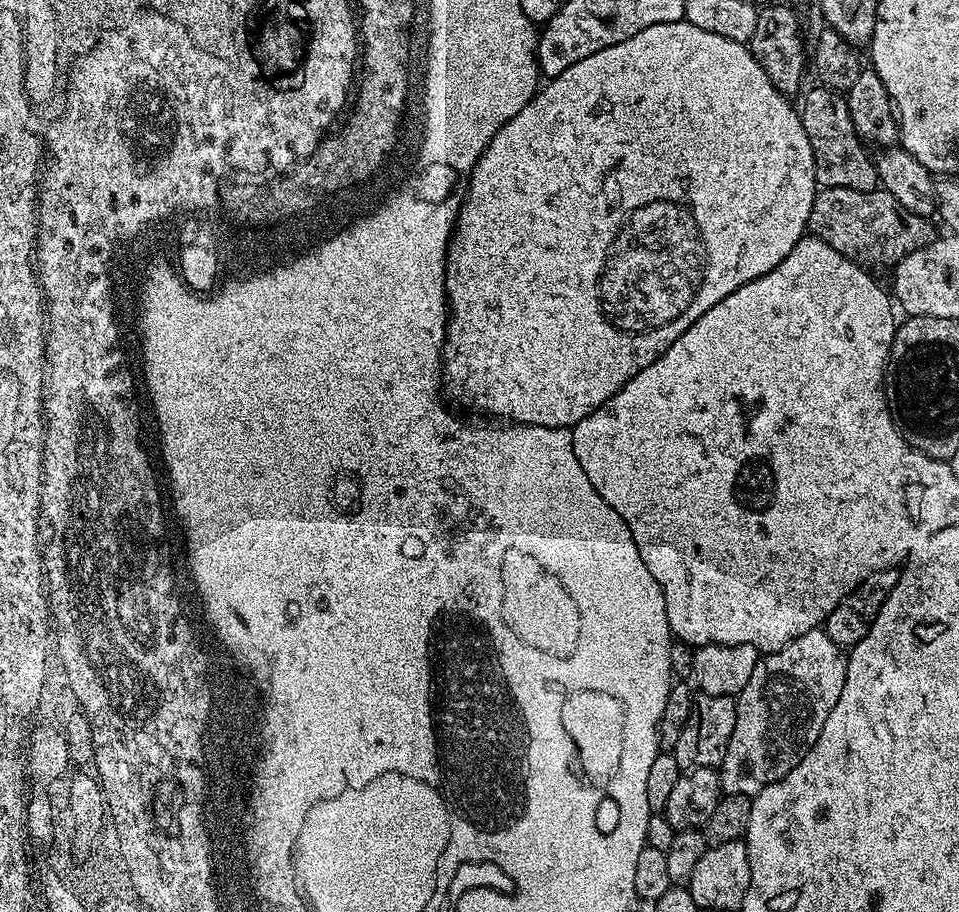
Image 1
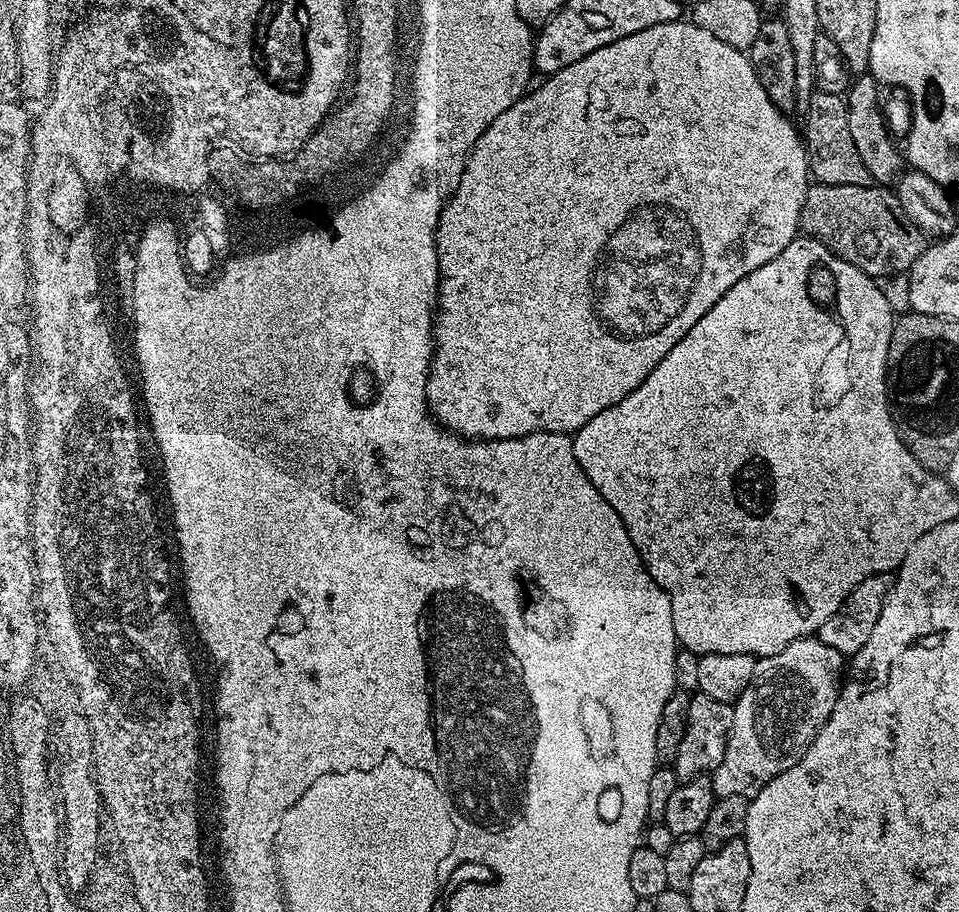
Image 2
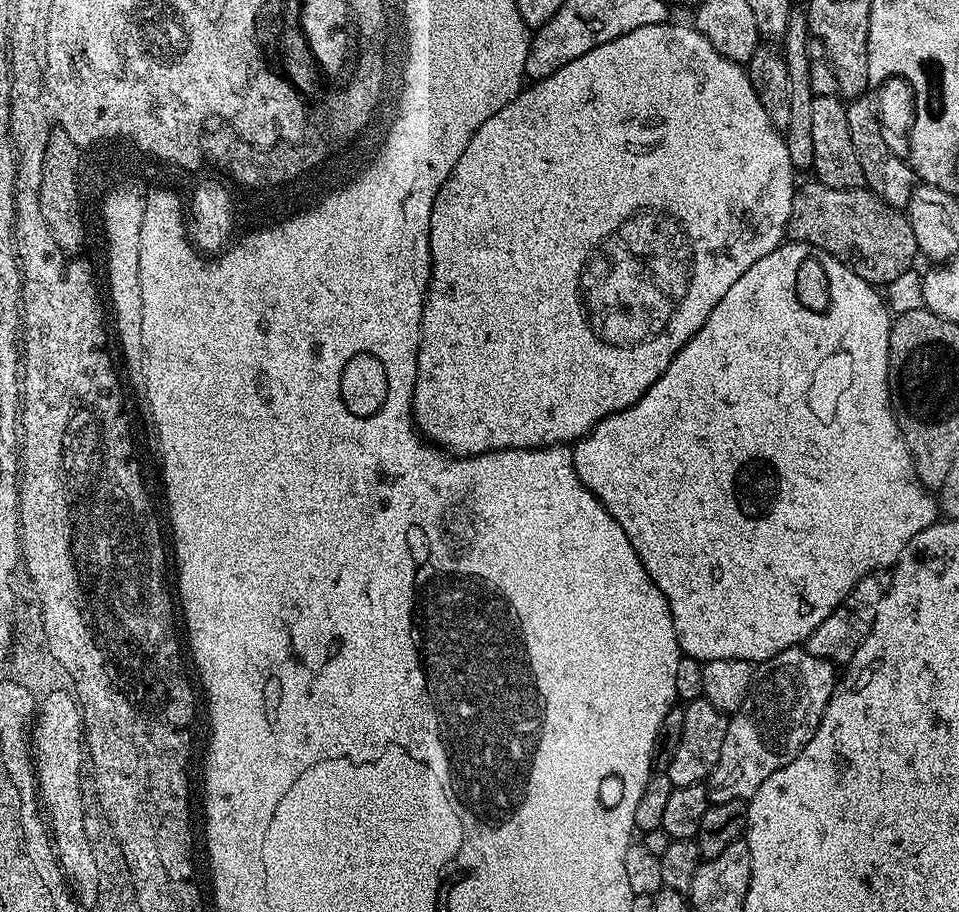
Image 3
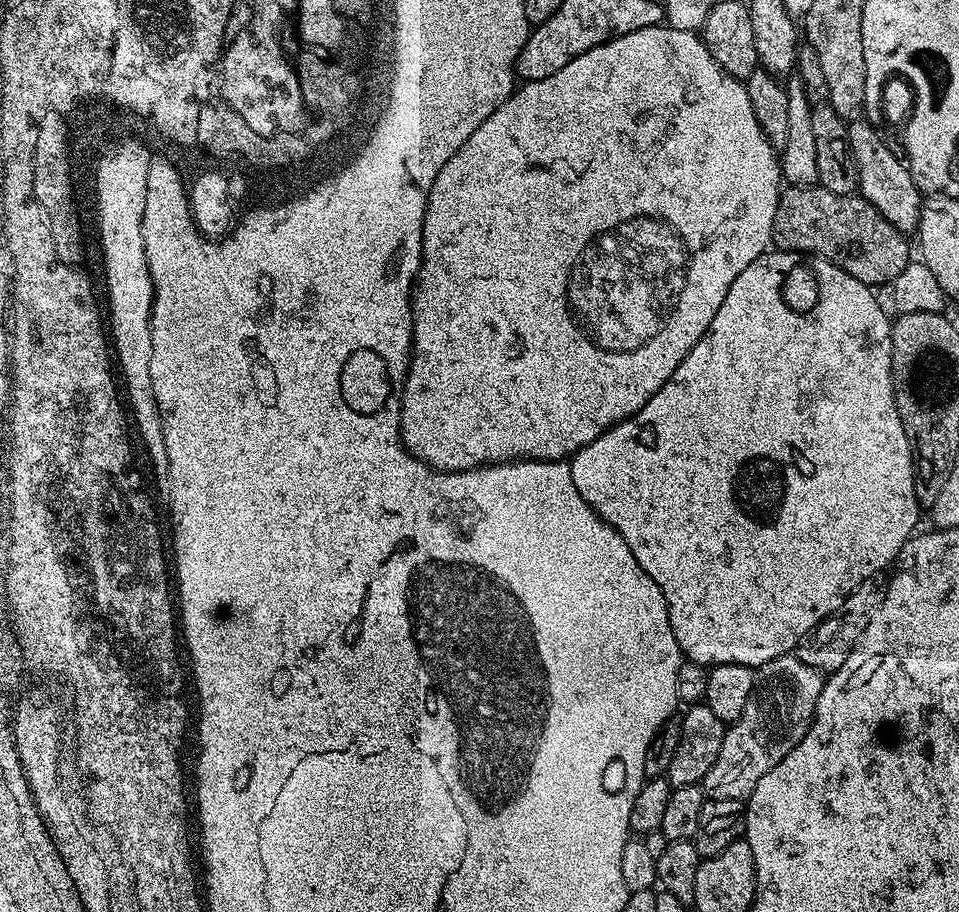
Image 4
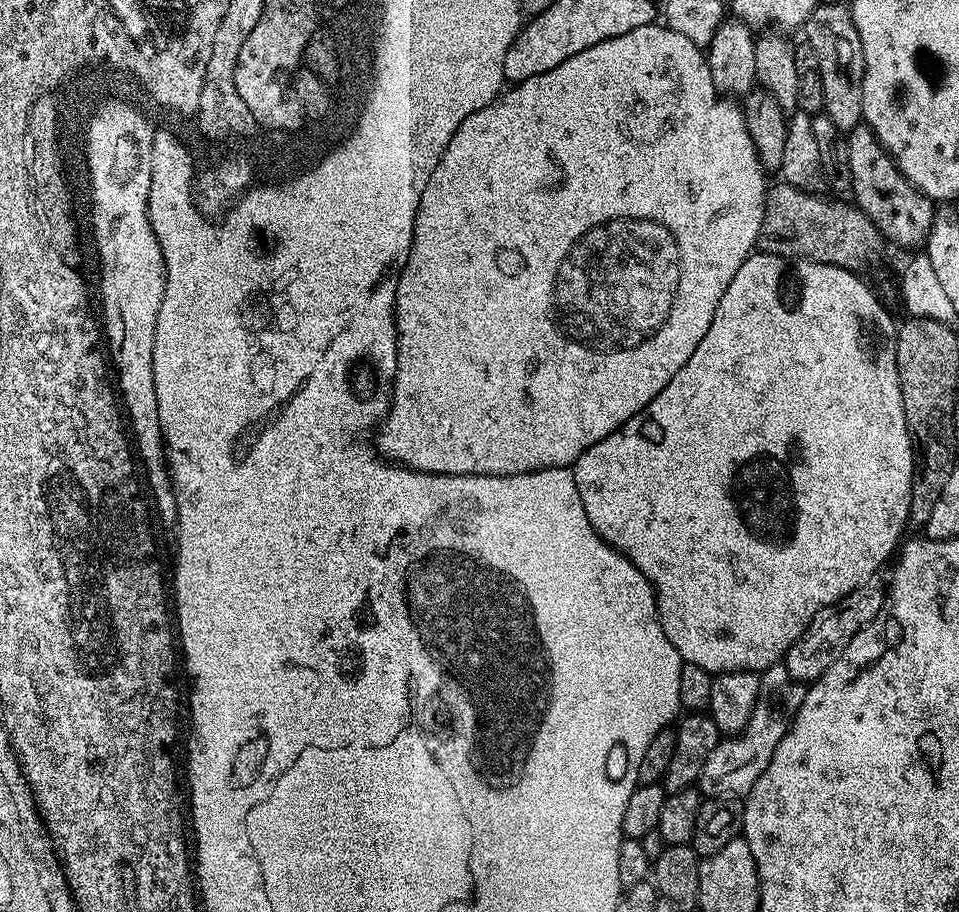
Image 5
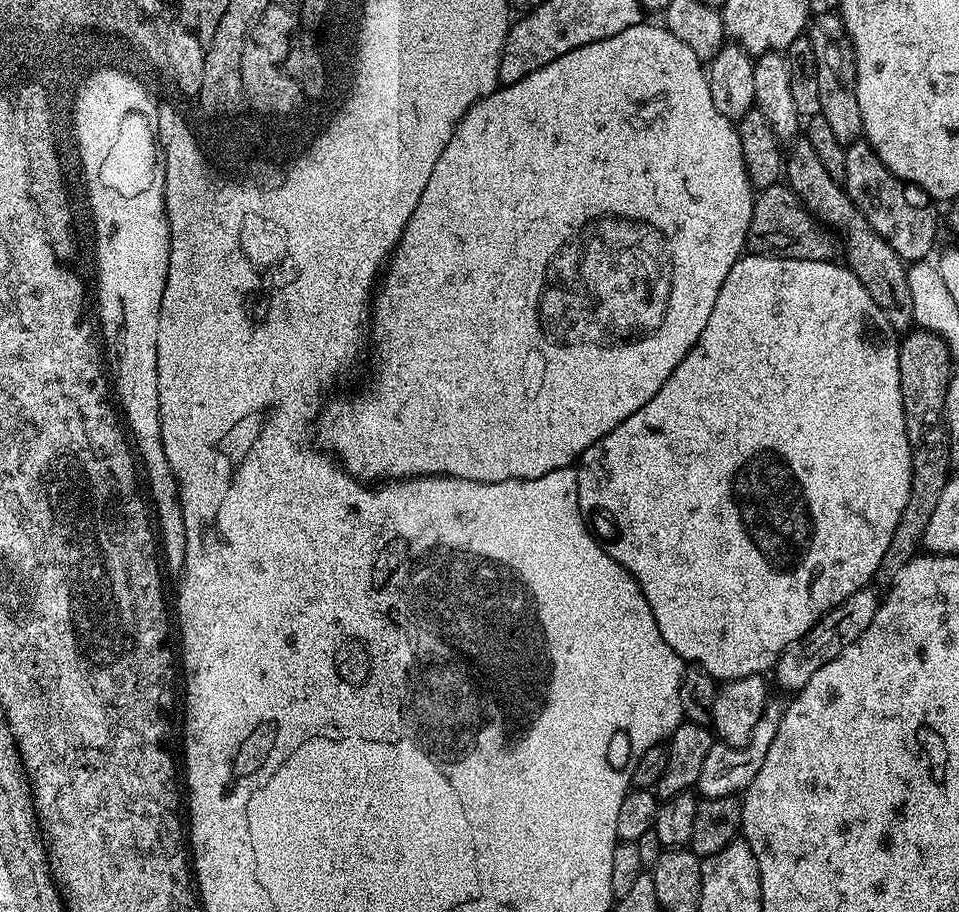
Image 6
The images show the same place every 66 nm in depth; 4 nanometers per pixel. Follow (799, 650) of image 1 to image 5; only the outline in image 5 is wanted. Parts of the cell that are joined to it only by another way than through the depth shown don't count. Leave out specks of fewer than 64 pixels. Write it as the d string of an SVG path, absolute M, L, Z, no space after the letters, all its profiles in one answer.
M782 662L764 669L760 676L760 693L750 714L750 722L740 732L721 739L720 744L714 746L714 754L706 758L706 766L702 766L698 787L705 797L747 797L754 782L758 782L762 770L770 766L770 758L774 758L778 742L782 742L792 717L798 714L802 706L805 691L805 685L795 680Z

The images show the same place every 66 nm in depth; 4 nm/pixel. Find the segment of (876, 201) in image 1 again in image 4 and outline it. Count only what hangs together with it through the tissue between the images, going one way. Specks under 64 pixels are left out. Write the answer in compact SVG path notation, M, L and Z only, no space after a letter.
M788 186L781 191L772 244L781 252L821 256L869 286L891 285L910 262L909 237L899 232L862 195L830 194L819 186Z

